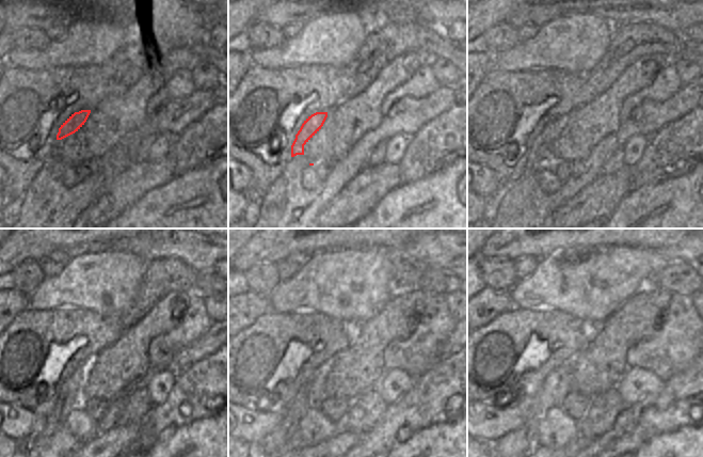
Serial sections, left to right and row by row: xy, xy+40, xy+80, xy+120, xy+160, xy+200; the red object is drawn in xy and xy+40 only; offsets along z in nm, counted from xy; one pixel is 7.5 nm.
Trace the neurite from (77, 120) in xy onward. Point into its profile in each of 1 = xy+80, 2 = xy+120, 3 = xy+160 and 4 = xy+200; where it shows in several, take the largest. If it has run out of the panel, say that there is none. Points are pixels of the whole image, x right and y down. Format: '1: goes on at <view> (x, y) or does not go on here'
1: goes on at xy+80 (540, 157)
2: goes on at xy+120 (69, 394)
3: goes on at xy+160 (309, 396)
4: goes on at xy+200 (514, 445)

